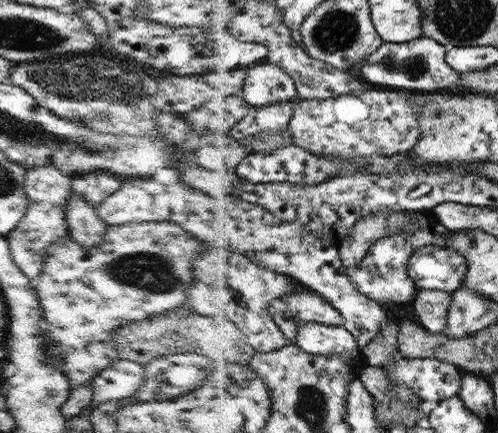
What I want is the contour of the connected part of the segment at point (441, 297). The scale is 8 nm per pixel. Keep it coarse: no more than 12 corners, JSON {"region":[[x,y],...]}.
{"region":[[420,288],[415,307],[423,326],[447,335],[453,294]]}

